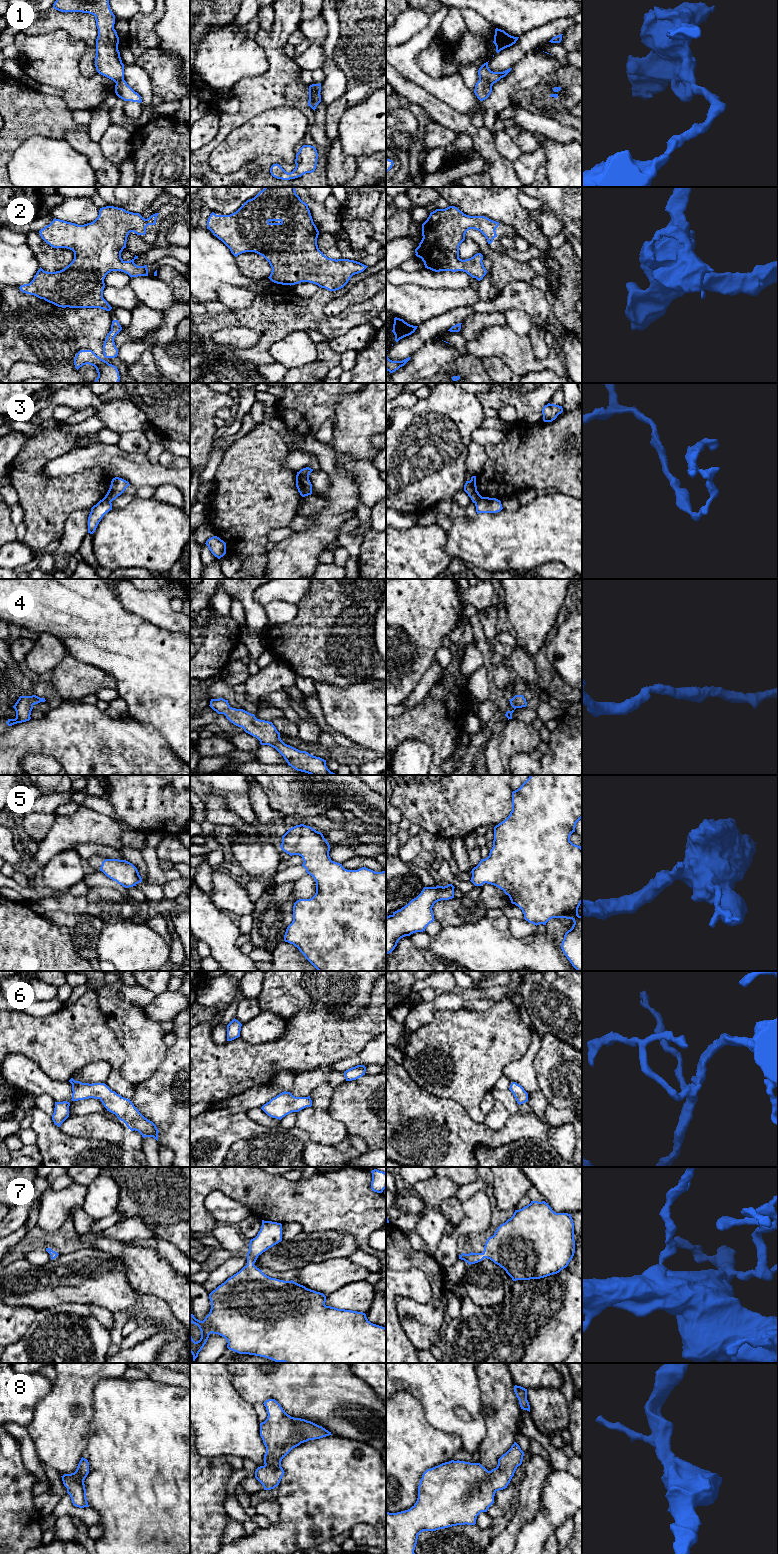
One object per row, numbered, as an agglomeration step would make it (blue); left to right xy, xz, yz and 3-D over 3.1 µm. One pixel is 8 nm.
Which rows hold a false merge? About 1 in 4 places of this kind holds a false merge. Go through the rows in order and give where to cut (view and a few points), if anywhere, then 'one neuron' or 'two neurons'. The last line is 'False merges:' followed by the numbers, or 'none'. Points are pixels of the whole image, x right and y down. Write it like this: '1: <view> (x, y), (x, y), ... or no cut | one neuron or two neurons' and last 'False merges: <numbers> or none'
1: yz (479, 78), (486, 79), (492, 84) | two neurons
2: no cut | one neuron
3: xz (299, 471), (308, 478) | two neurons
4: no cut | one neuron
5: no cut | one neuron
6: no cut | one neuron
7: no cut | one neuron
8: no cut | one neuron
False merges: 1, 3

